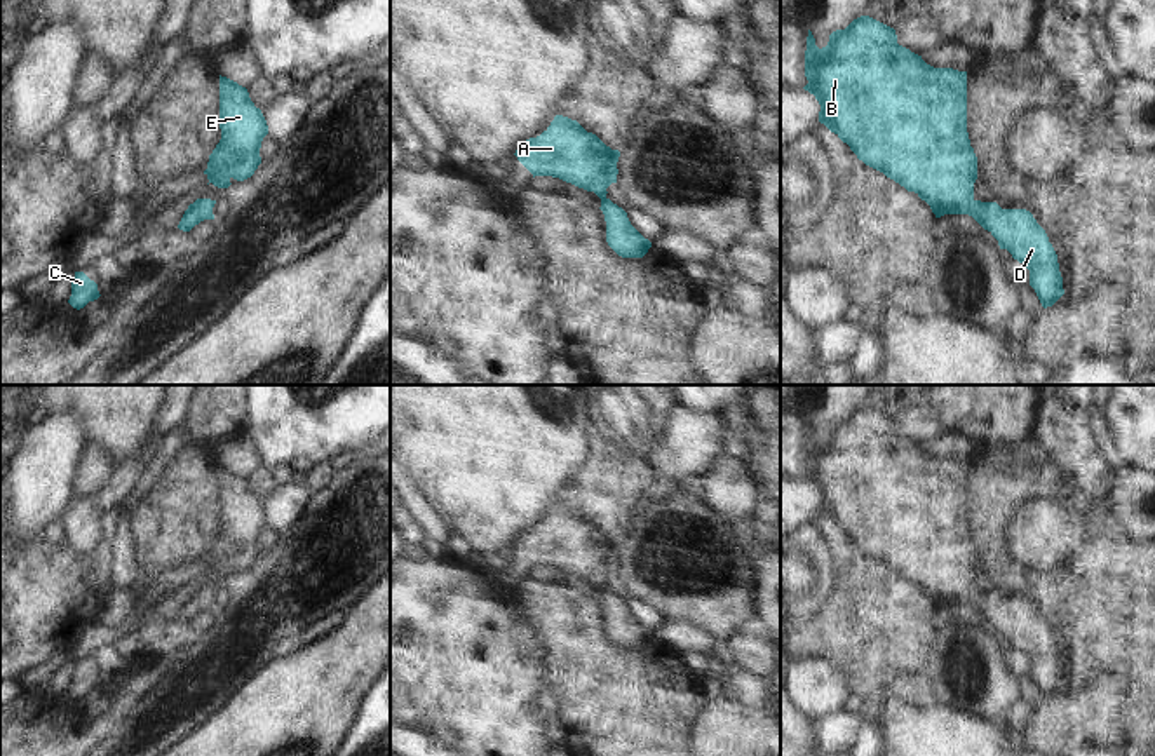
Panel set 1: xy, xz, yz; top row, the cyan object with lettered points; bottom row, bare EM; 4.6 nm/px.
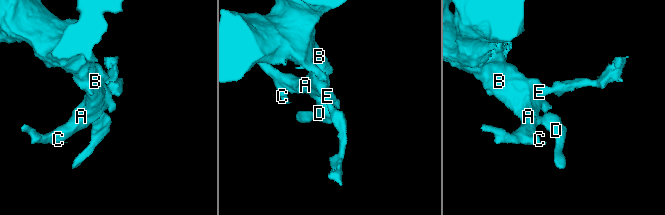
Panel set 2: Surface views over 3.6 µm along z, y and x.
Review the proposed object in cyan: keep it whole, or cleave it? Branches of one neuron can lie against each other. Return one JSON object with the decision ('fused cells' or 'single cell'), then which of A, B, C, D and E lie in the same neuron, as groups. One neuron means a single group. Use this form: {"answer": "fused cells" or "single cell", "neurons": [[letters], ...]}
{"answer": "single cell", "neurons": [["A", "B", "C", "D", "E"]]}

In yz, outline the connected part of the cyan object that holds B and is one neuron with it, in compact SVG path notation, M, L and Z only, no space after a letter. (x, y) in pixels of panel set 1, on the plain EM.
M861 406L854 409L845 420L833 422L829 425L827 435L822 439L815 435L815 429L808 420L805 441L805 467L808 474L803 479L814 484L821 495L819 512L824 514L831 523L834 523L843 533L847 533L859 550L883 563L887 568L894 570L908 582L915 582L922 591L930 596L935 608L941 608L944 604L972 606L984 620L988 620L998 631L1000 639L1007 639L1014 650L1017 650L1030 660L1030 676L1035 679L1044 699L1052 697L1064 685L1057 645L1052 634L1049 632L1045 620L1037 613L1033 604L1026 599L1002 599L996 592L981 592L974 589L974 573L977 570L977 547L974 543L974 538L970 537L967 523L967 462L958 462L953 458L934 458L927 455L922 446L897 434L897 425L894 418L869 406Z

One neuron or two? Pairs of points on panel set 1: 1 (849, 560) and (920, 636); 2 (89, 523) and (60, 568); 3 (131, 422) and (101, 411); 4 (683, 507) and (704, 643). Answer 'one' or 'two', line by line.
1: one
2: two
3: one
4: two

